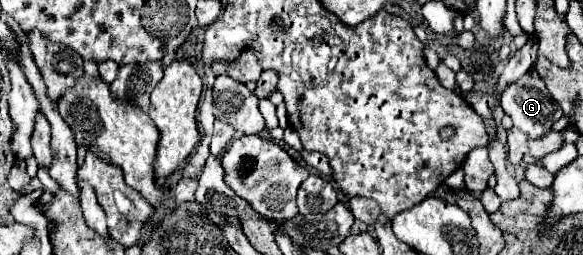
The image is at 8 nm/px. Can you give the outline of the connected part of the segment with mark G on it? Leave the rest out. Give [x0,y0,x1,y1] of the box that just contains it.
[501,75,563,139]

